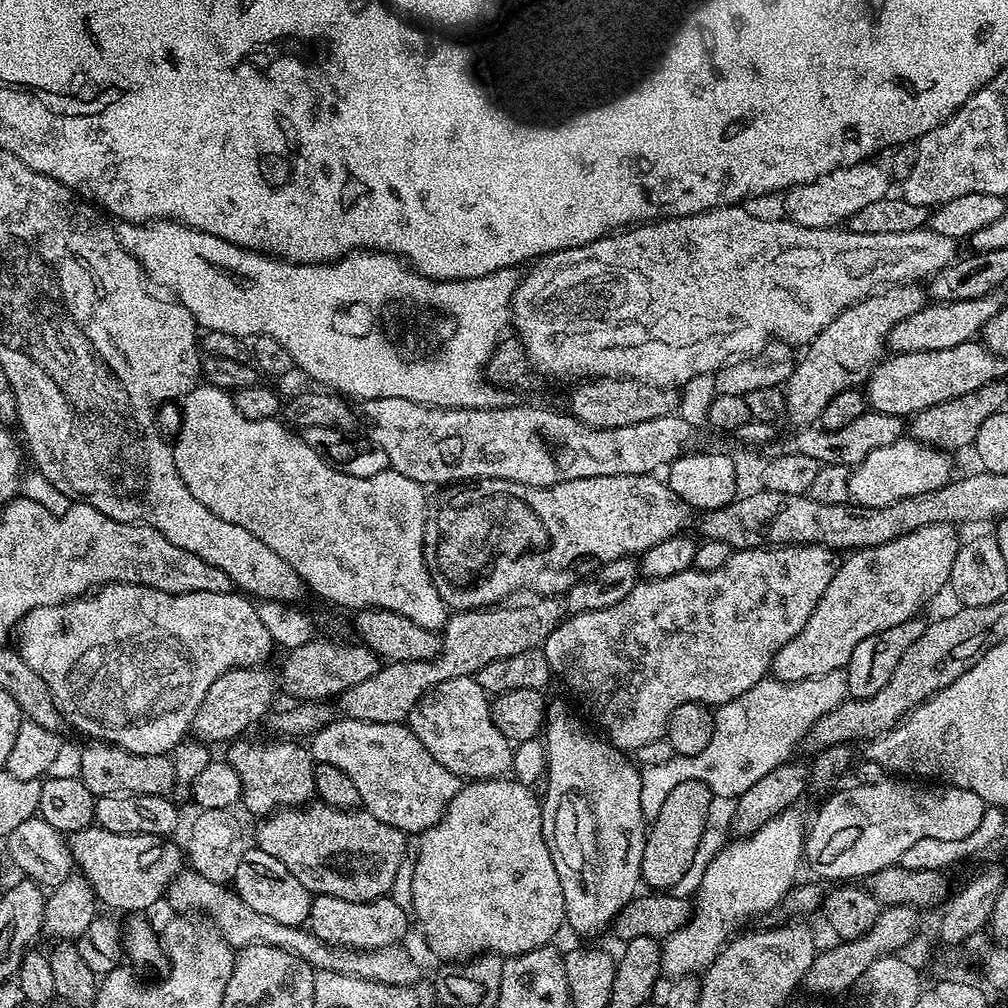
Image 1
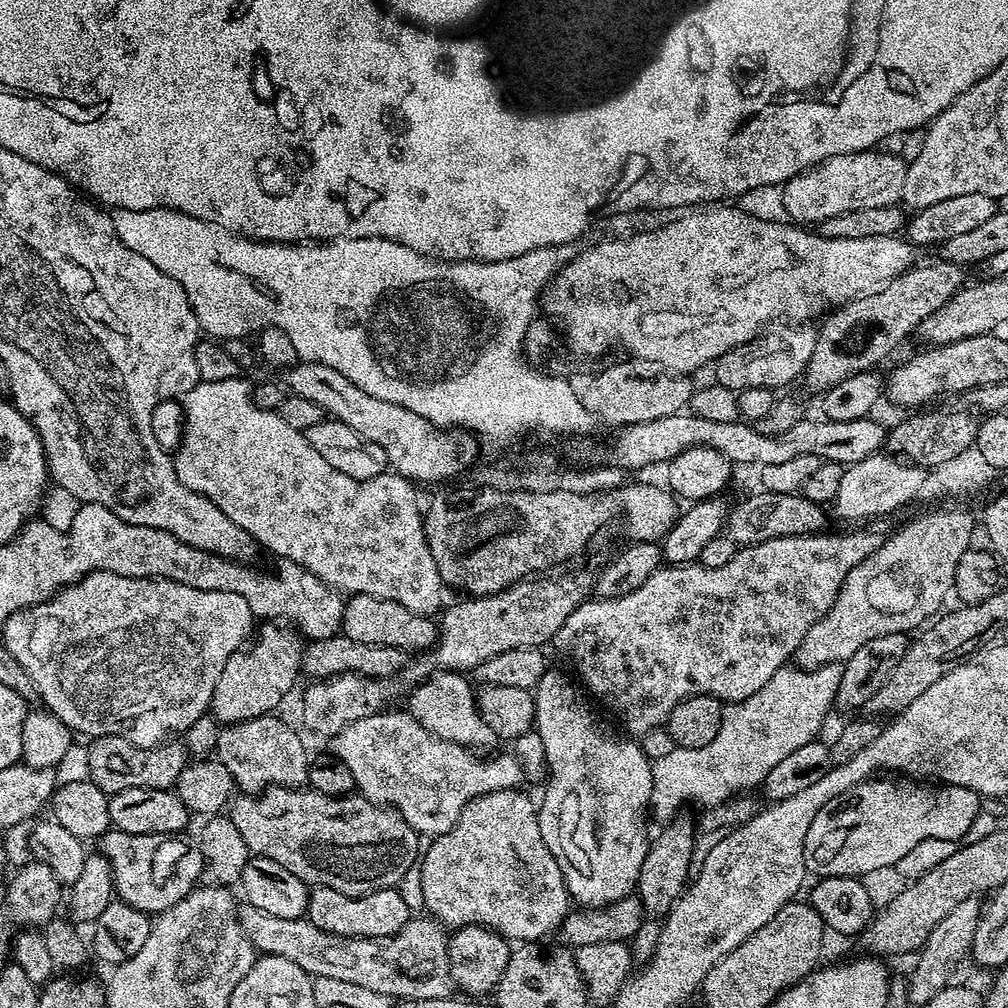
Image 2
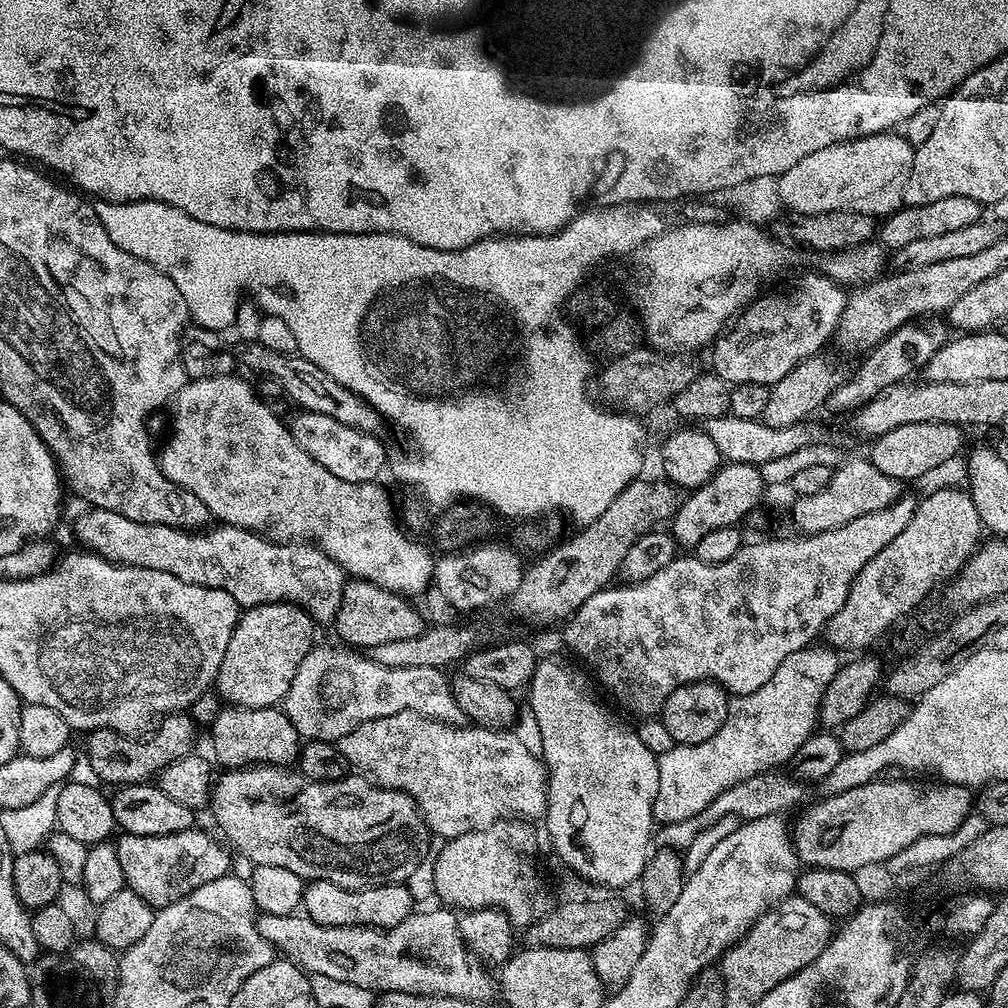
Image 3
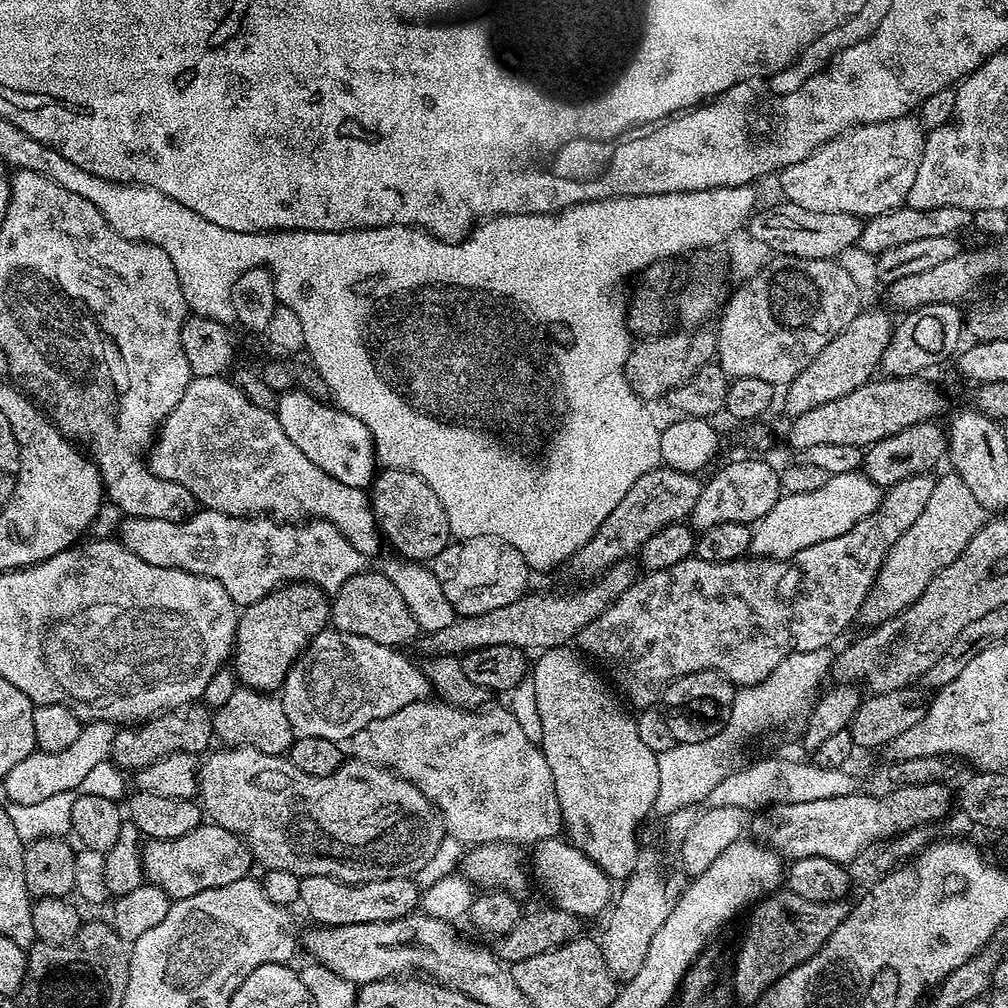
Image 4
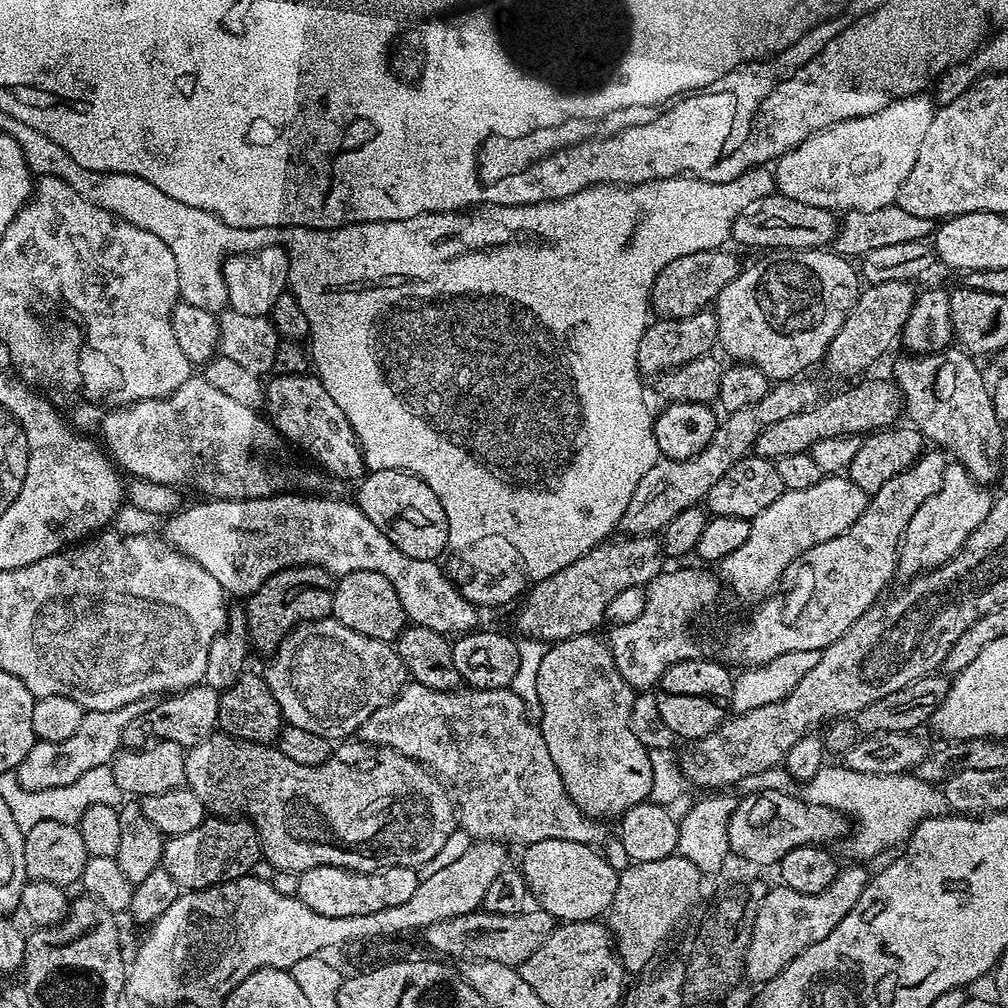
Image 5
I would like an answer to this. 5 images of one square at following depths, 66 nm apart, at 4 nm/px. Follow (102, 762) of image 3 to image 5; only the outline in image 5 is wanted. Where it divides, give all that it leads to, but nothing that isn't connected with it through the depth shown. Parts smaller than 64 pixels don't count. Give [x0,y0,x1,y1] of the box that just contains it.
[123,682,220,750]

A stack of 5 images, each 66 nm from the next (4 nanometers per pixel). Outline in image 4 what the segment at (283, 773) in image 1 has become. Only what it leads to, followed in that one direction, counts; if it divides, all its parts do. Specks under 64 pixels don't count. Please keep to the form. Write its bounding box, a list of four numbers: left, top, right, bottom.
[212,686,294,756]

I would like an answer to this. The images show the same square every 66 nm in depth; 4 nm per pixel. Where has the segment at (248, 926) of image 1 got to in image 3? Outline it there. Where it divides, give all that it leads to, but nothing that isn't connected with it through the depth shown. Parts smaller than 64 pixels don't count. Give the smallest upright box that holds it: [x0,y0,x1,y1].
[256,907,497,1005]

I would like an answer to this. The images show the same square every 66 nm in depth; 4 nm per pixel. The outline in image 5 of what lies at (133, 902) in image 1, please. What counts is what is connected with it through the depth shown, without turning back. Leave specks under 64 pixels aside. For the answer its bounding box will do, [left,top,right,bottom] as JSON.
[162,818,261,890]

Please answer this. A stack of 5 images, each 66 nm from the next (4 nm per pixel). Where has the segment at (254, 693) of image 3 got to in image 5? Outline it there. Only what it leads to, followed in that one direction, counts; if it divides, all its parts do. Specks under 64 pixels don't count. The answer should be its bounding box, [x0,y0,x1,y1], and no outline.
[242,564,332,654]

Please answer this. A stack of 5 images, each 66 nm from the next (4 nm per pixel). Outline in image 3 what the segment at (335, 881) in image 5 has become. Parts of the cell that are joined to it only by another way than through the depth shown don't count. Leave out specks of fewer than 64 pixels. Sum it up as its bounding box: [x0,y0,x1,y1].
[303,880,414,928]

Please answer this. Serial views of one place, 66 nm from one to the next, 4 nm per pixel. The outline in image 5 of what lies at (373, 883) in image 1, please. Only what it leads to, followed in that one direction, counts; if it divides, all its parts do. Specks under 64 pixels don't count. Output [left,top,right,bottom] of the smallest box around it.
[184,734,458,874]

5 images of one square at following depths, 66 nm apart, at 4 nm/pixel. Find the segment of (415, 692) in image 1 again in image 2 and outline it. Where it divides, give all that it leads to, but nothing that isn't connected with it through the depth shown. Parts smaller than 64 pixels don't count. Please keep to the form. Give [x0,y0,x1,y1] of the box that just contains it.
[398,568,594,686]

